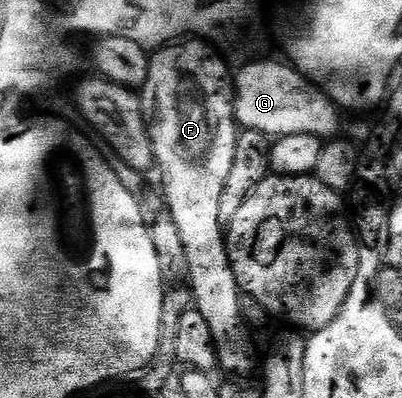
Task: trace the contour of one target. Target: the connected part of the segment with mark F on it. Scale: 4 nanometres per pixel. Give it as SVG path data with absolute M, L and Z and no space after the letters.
M170 42L167 43L165 46L159 47L162 48L159 50L158 53L153 53L153 55L150 56L150 69L148 70L148 78L145 80L145 82L142 84L142 87L140 89L140 99L142 101L142 113L144 114L144 118L146 119L146 128L150 132L150 145L152 146L152 150L154 151L154 163L156 165L157 171L162 171L162 192L164 195L166 195L166 206L164 206L165 211L170 214L171 218L173 218L176 222L176 227L178 230L180 230L180 237L181 241L184 244L184 251L185 251L185 257L188 258L188 287L190 290L190 293L194 296L194 303L193 307L198 309L198 312L200 314L204 314L204 319L207 320L208 326L212 330L212 334L214 335L214 342L215 344L221 346L218 349L218 359L220 361L221 367L224 369L227 368L228 371L230 371L230 374L234 374L237 372L234 372L237 370L237 368L250 368L254 364L254 360L252 357L250 357L250 352L246 348L241 348L240 345L245 342L246 336L244 333L242 333L242 328L244 329L244 321L242 319L241 314L241 295L240 295L240 289L238 286L238 280L236 277L234 277L234 271L230 268L230 252L228 249L226 249L226 237L224 235L224 225L220 222L220 193L224 191L224 182L226 179L228 179L228 170L232 170L232 154L236 154L236 142L238 141L238 133L240 131L239 125L236 123L234 119L234 101L232 99L232 88L231 85L228 83L228 76L226 80L226 64L224 61L221 60L218 56L213 56L212 53L209 52L208 49L205 48L207 45L202 42L194 42L198 44L182 44L186 42Z

